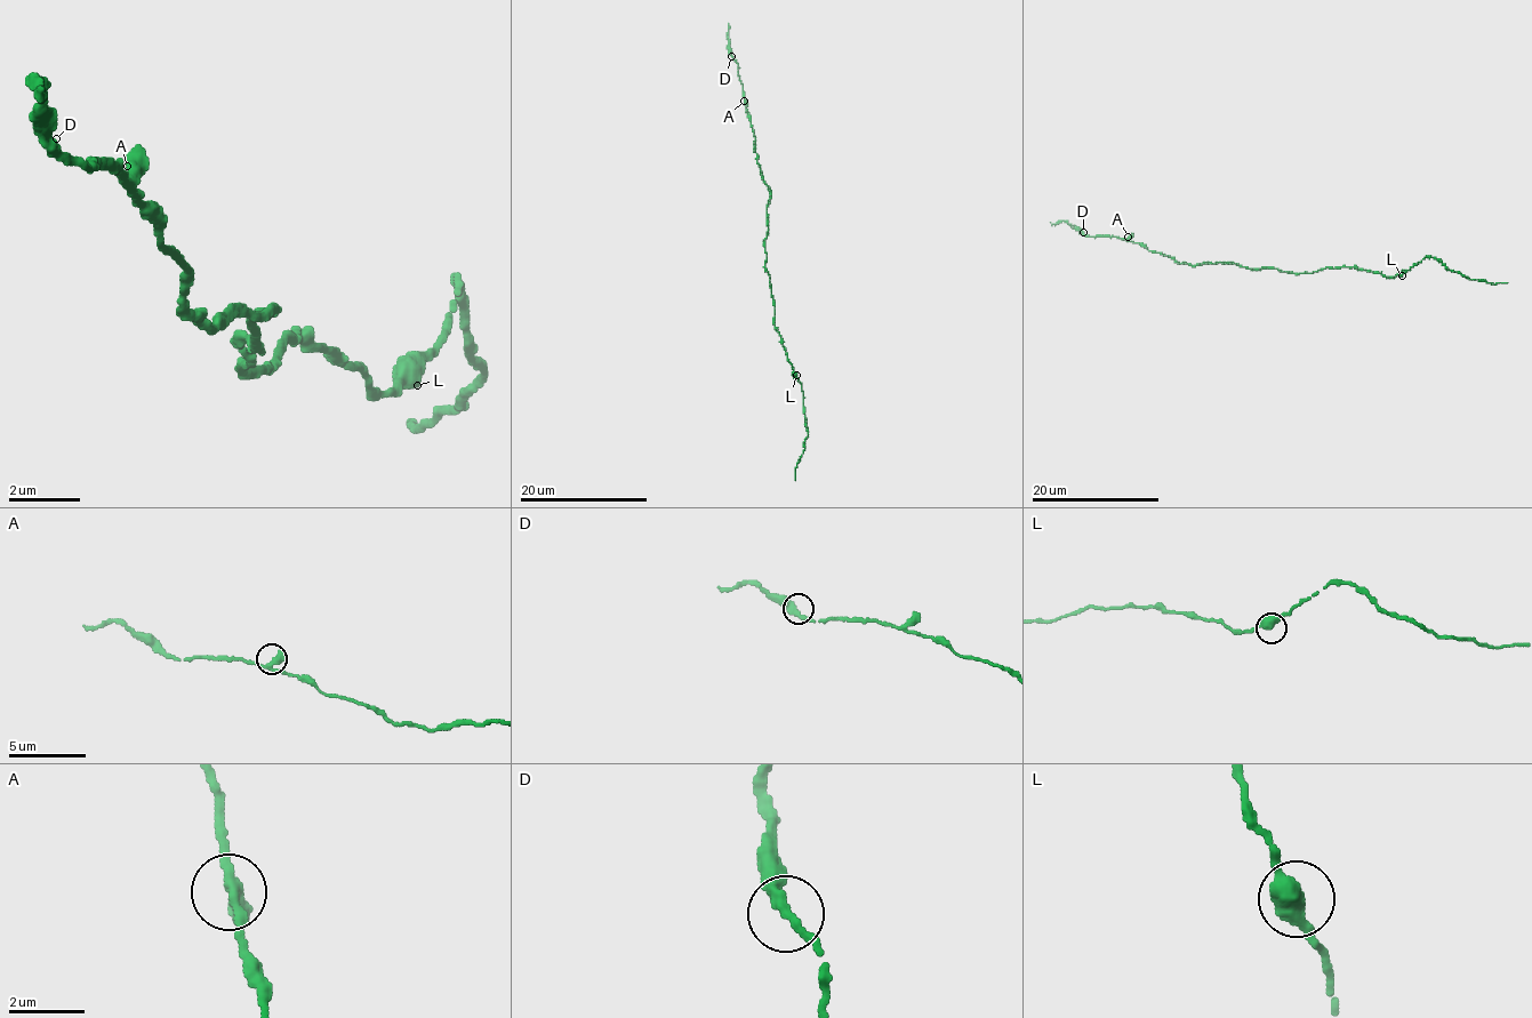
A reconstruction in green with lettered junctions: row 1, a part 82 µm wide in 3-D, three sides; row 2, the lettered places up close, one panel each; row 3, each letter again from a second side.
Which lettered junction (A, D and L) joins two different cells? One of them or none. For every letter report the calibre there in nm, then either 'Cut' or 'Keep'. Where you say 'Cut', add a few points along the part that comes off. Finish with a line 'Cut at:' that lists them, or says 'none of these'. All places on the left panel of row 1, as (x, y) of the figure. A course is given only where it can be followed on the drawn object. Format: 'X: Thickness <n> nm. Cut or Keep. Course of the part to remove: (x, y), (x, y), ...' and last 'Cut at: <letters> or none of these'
A: Thickness 400 nm. Keep
D: Thickness 360 nm. Keep
L: Thickness 400 nm. Keep
Cut at: none of these

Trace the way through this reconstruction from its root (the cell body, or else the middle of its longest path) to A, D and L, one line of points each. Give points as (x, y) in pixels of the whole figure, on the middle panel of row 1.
A: (767, 254), (770, 189), (756, 161), (755, 136), (744, 101)
D: (767, 254), (770, 189), (756, 161), (755, 136), (746, 111), (738, 63), (731, 56)
L: (767, 254), (764, 270), (775, 301), (775, 329), (796, 375)

